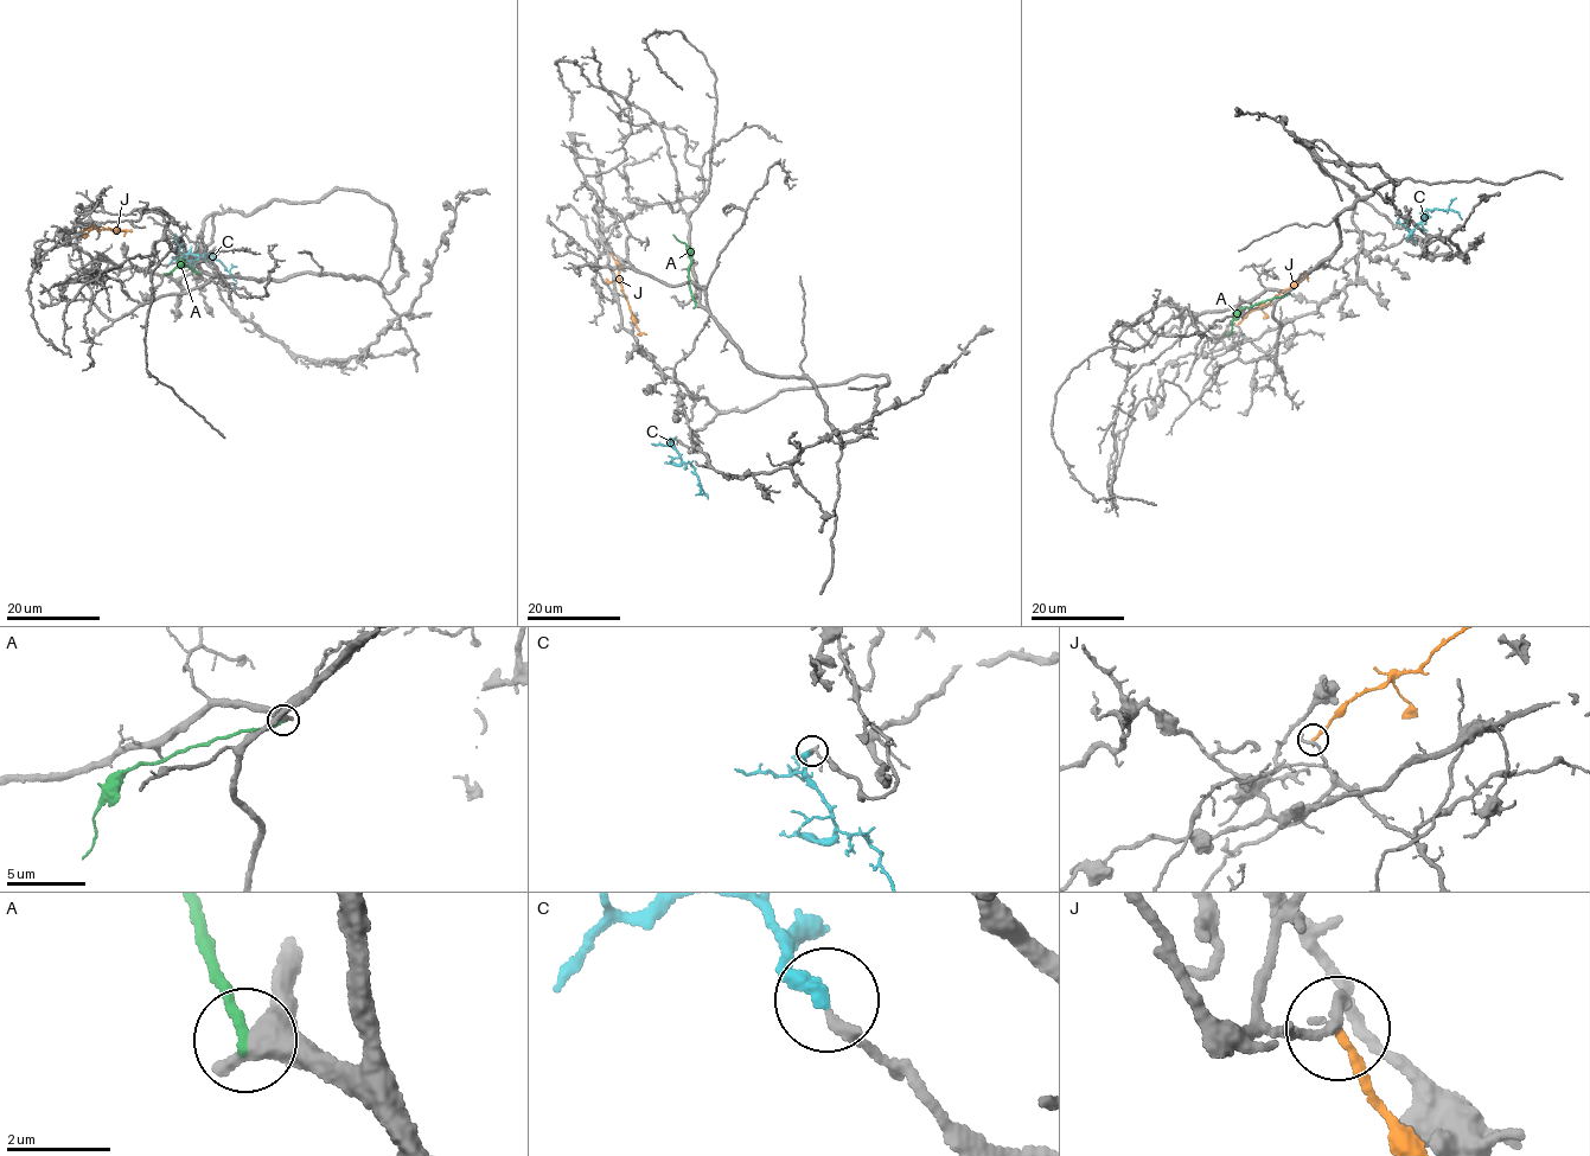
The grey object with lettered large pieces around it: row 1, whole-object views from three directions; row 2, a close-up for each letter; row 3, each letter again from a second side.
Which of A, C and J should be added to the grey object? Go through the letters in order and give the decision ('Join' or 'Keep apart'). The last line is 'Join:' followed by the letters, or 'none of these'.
A: Keep apart
C: Keep apart
J: Keep apart
Join: none of these

